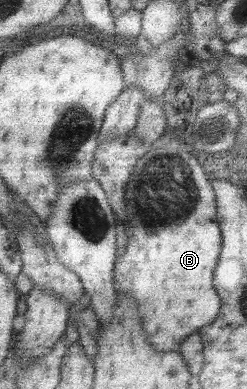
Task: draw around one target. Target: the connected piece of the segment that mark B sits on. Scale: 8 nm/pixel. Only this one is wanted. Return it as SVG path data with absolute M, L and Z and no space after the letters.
M175 143L173 147L165 145L161 148L150 147L147 149L146 153L137 159L135 163L135 171L131 175L131 179L127 181L123 189L123 202L125 202L125 207L123 207L123 215L131 215L129 217L129 231L131 235L127 237L127 243L123 247L123 253L119 259L115 259L115 263L112 269L112 282L113 289L115 293L129 293L133 299L135 299L135 310L139 314L139 322L141 322L141 327L146 335L146 341L152 346L154 351L178 351L179 343L181 339L191 335L195 329L211 323L217 314L219 313L219 297L215 295L213 287L211 287L211 271L215 267L215 261L217 261L217 253L219 253L219 247L221 247L221 235L219 235L219 227L217 227L216 215L215 215L215 195L213 195L213 189L211 189L210 180L208 173L201 171L199 167L199 158L187 152L186 150L175 149Z

